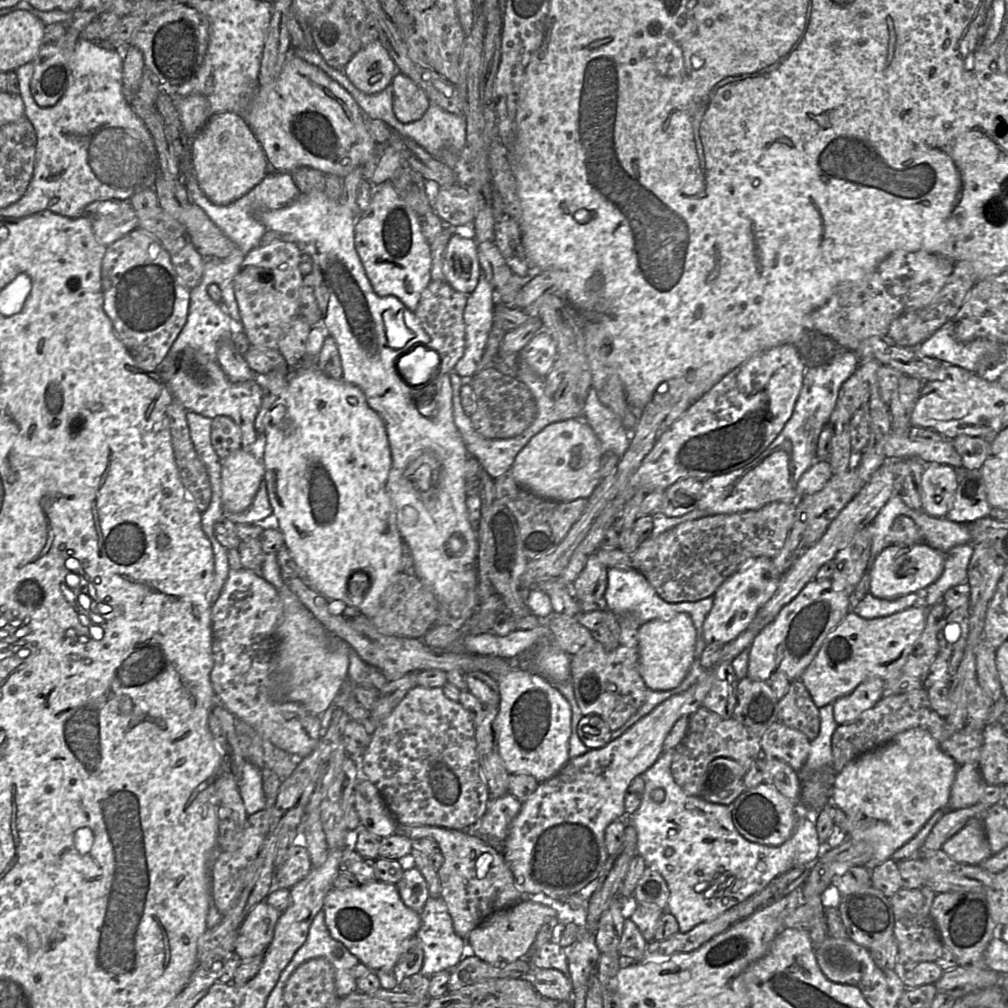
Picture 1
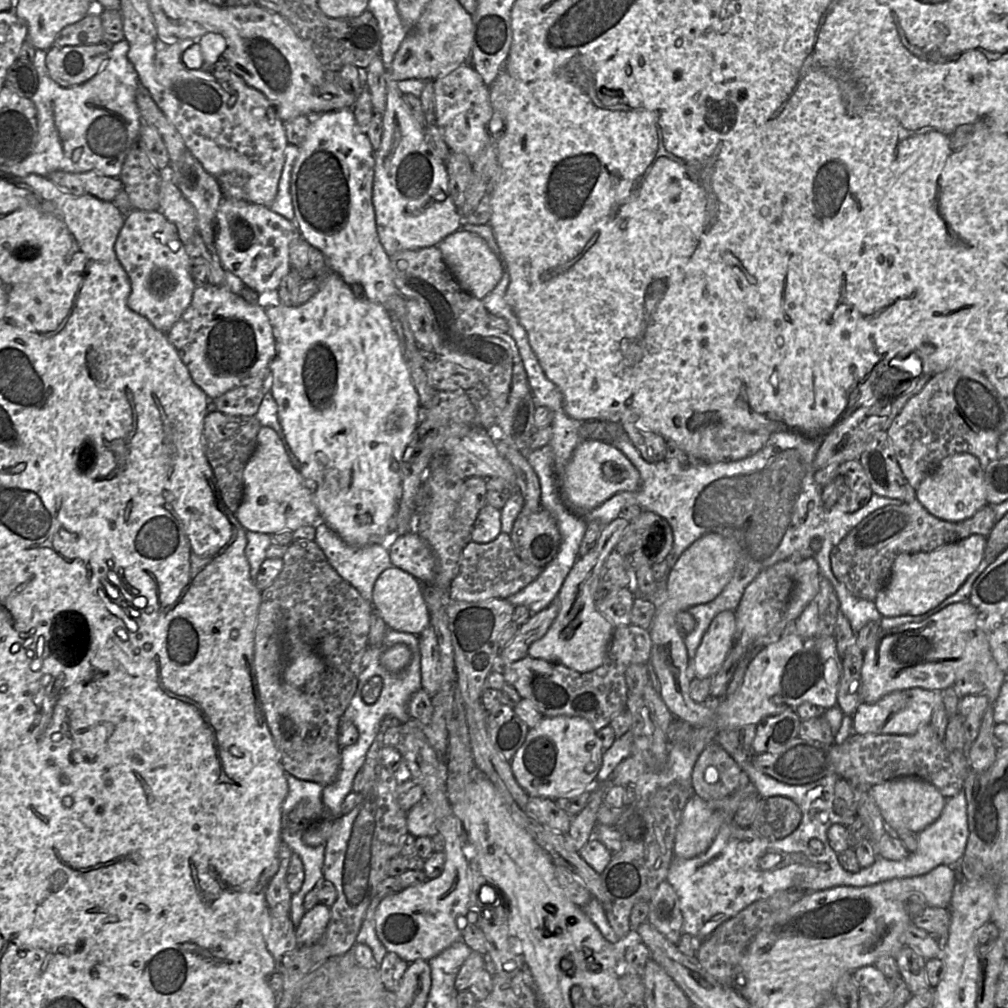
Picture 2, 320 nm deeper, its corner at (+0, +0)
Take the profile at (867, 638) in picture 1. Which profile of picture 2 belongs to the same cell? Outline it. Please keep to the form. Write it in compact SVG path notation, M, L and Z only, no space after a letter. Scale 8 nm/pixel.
M967 600L950 604L920 622L907 623L890 629L881 629L874 643L863 653L861 672L863 703L875 703L883 696L899 690L921 688L931 691L942 691L955 684L956 679L968 672L976 672L984 682L983 694L988 698L988 705L982 717L982 723L975 742L968 750L971 770L983 772L995 761L996 750L992 743L992 732L995 725L993 707L1002 684L1007 679L1005 673L995 661L985 632L981 629L975 608Z

